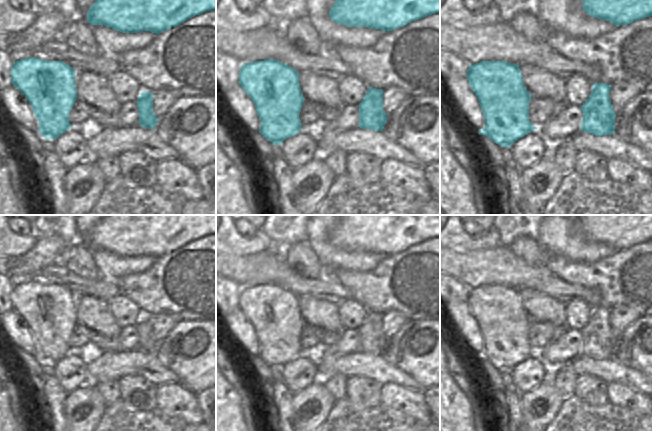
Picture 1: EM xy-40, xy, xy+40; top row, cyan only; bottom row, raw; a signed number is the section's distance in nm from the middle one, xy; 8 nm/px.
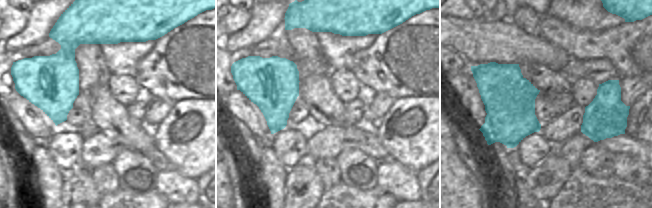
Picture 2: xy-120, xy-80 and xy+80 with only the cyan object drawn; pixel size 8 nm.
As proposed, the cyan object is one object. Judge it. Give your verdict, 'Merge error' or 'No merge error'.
Merge error

